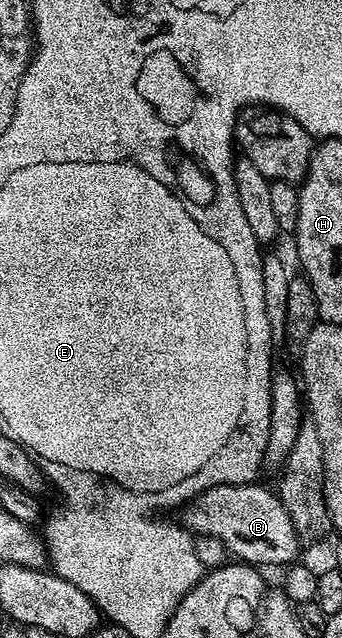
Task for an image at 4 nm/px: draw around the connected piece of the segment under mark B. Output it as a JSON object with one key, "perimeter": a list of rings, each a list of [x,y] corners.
{"perimeter":[[[261,482],[208,488],[184,505],[179,515],[180,523],[190,533],[219,538],[230,554],[246,564],[288,566],[298,559],[297,551],[303,548],[295,534],[295,526],[291,526],[291,514],[287,514],[276,491],[272,487],[264,488]]]}

